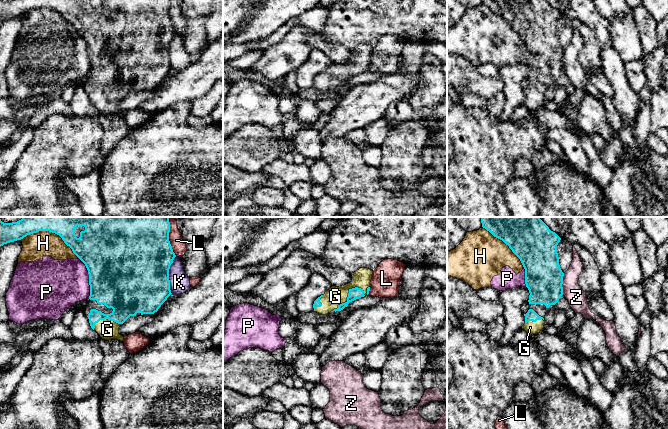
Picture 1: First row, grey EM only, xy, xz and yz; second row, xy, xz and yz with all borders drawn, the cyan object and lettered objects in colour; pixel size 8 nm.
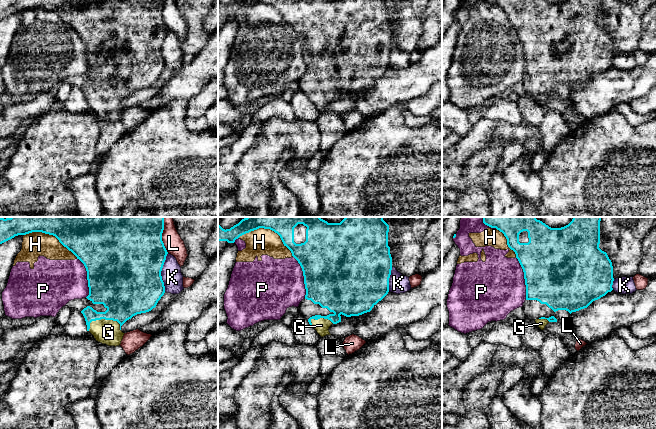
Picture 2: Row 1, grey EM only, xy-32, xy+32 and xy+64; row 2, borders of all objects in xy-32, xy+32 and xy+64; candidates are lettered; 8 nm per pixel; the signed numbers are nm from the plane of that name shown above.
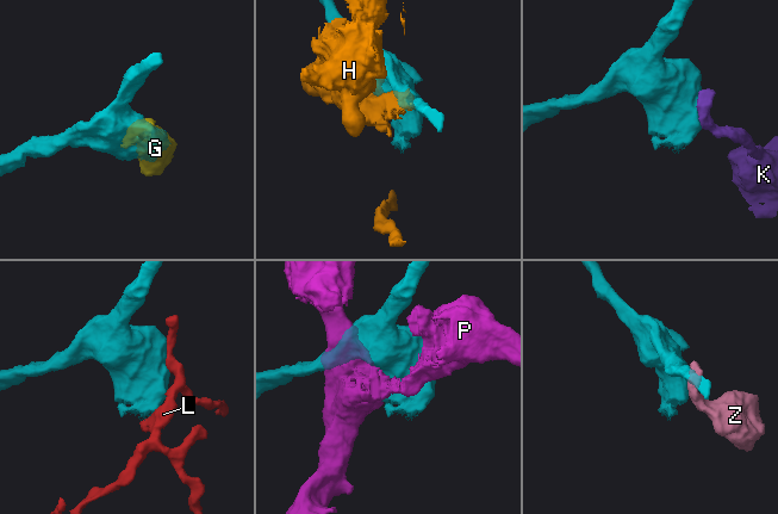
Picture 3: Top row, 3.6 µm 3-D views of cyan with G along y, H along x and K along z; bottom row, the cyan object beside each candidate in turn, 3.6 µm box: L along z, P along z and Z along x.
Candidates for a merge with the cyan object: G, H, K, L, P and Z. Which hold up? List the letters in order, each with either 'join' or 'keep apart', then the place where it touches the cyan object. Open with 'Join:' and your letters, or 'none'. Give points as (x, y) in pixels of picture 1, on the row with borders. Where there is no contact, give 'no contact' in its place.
Join: G
G: join | xz (350, 289)
H: keep apart | xy (51, 231)
K: keep apart | xy (168, 275)
L: keep apart | xy (168, 236)
P: keep apart | xy (89, 278)
Z: keep apart | yz (562, 283)

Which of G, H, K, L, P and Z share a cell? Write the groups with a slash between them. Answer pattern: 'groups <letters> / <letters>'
groups G / H P / K / L / Z

